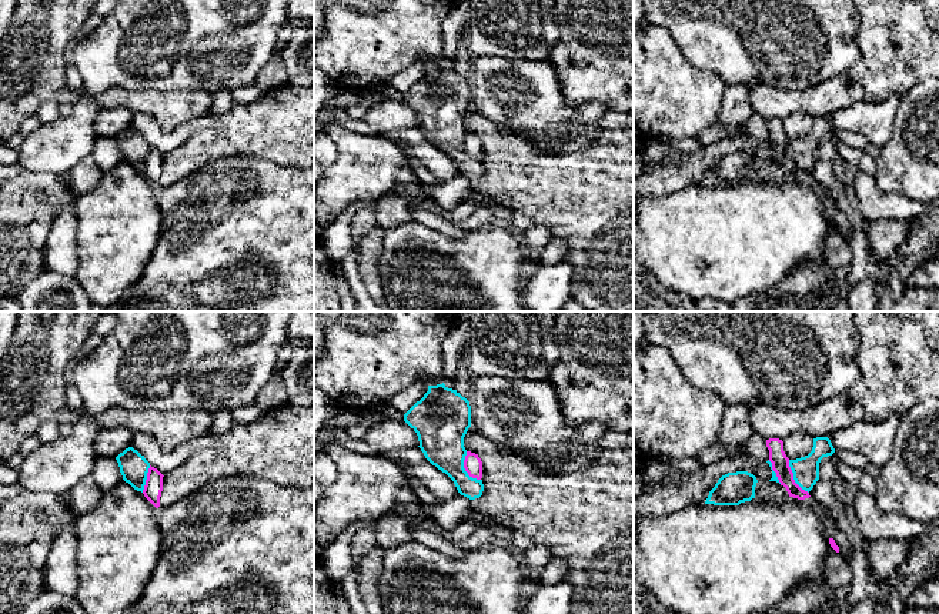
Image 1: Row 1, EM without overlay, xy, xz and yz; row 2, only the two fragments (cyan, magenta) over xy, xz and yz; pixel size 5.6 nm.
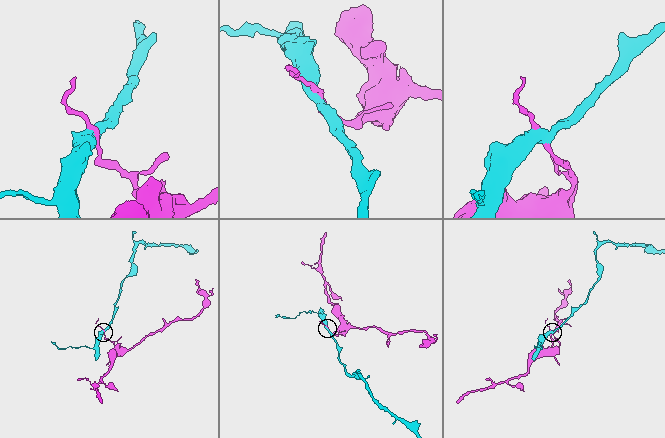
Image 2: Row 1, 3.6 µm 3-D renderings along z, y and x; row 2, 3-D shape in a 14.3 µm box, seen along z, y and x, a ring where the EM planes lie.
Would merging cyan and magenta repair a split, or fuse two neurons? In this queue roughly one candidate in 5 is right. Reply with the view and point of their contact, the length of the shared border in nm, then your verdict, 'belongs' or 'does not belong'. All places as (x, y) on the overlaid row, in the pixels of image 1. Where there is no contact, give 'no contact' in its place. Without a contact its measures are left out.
meets cyan in xz at (464, 469); contact 190 nm long; does not belong

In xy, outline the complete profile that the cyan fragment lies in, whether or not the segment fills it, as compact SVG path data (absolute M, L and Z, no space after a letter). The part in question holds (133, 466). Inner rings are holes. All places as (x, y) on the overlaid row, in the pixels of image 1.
M133 447L126 448L116 457L123 480L134 490L144 490L150 463Z

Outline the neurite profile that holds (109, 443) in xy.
M126 427L101 428L94 438L97 457L113 458L131 447L134 433Z

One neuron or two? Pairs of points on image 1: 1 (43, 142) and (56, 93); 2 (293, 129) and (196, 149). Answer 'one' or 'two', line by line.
1: two
2: one

